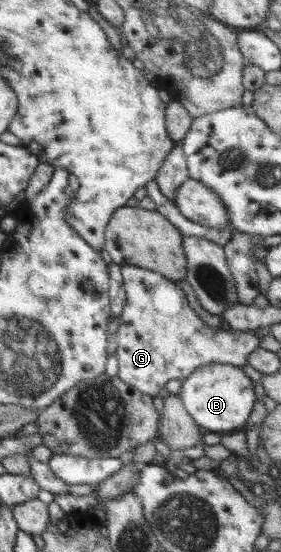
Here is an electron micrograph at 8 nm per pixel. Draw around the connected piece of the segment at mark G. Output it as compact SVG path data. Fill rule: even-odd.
M123 266L123 286L127 293L127 305L120 314L121 326L117 330L118 377L129 386L137 388L142 394L157 396L161 388L171 379L187 378L196 368L206 364L221 363L243 366L247 357L259 347L260 339L254 332L224 330L222 327L208 326L199 314L189 307L185 292L177 282L164 278L158 273L133 266Z

